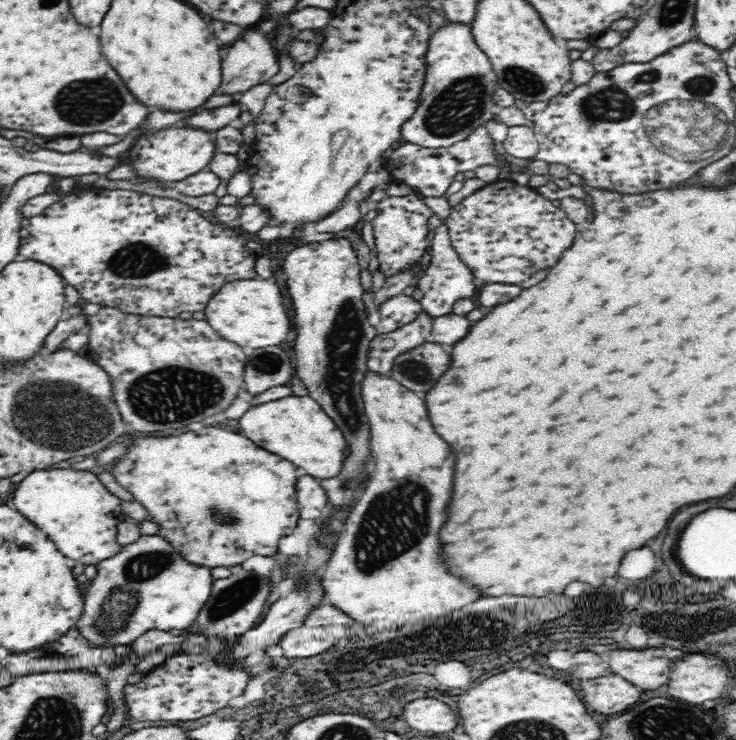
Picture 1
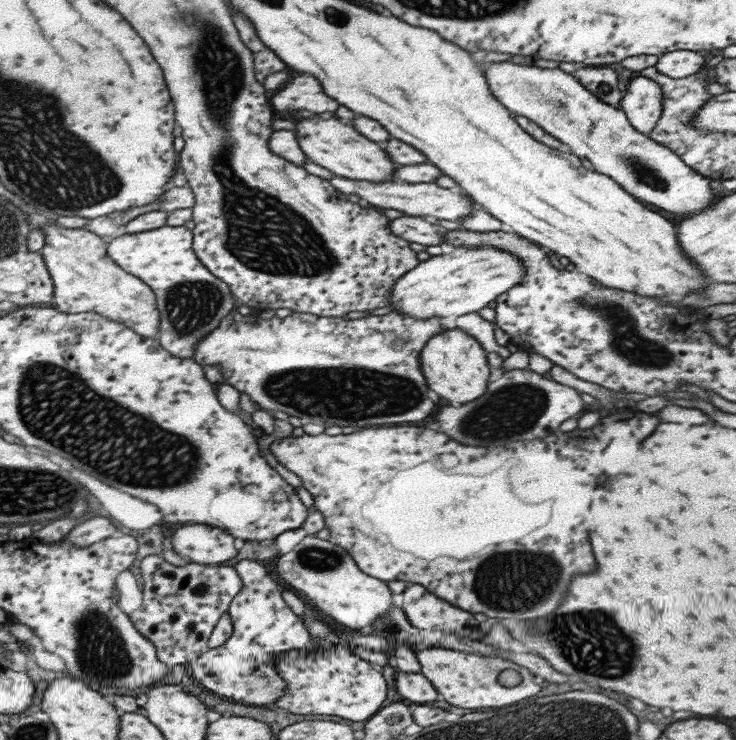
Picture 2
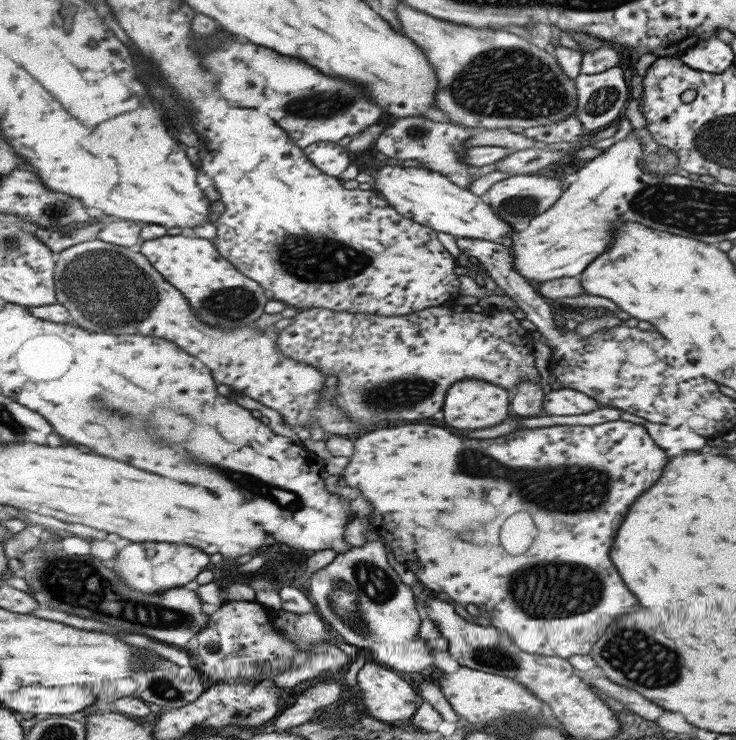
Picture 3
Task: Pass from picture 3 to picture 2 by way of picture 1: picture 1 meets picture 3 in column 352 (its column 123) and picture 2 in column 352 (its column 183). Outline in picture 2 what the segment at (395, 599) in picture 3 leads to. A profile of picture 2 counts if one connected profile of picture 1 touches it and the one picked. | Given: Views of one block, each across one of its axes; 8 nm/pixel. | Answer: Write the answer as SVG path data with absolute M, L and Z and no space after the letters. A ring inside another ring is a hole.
M305 535L293 549L277 555L275 570L287 587L301 592L314 602L315 608L353 631L371 626L371 622L386 616L392 608L387 582L363 574L348 550L315 535Z

